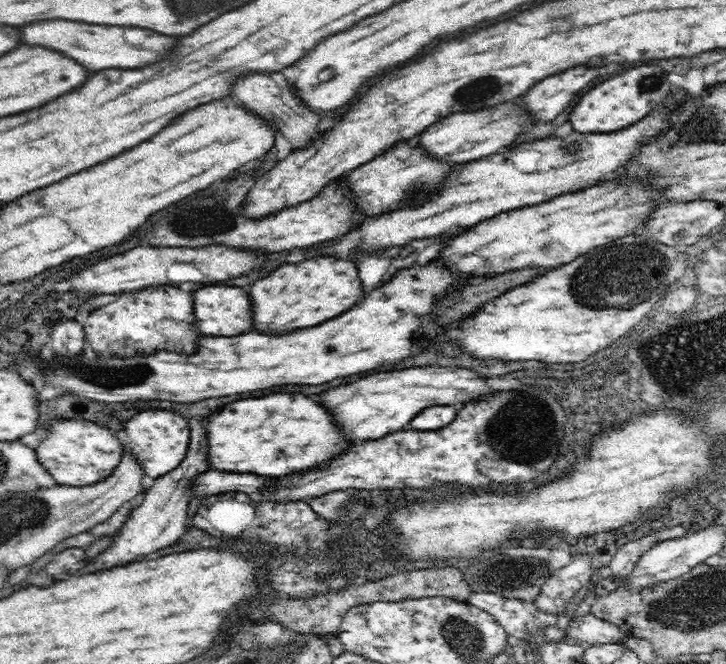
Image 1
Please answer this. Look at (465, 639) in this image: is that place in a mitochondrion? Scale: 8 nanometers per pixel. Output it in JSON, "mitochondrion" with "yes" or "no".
{"mitochondrion":"yes"}

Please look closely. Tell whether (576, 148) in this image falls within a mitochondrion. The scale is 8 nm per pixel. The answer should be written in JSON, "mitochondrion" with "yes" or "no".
{"mitochondrion":"yes"}

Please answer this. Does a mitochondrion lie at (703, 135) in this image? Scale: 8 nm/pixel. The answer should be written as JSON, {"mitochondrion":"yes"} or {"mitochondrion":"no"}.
{"mitochondrion":"no"}

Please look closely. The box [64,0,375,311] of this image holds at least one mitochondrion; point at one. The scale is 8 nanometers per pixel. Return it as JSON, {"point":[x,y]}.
{"point":[182,222]}

